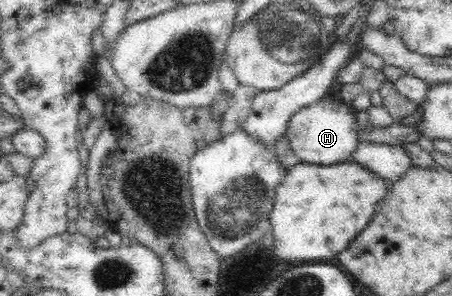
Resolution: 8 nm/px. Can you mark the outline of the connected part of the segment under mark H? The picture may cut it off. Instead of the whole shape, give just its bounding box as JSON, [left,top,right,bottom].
[286,97,359,166]

